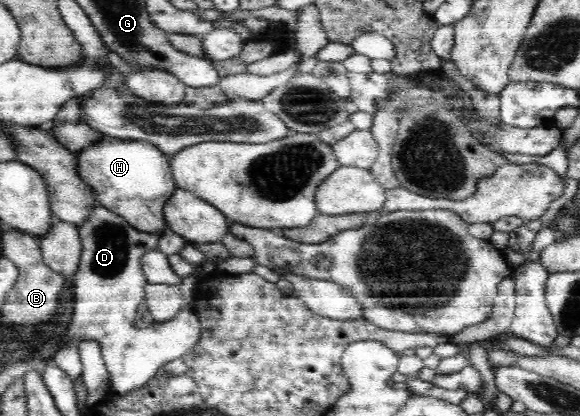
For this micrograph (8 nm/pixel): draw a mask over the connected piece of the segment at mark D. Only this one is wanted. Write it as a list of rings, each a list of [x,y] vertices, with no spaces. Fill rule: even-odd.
[[[98,205],[94,214],[78,228],[83,246],[79,268],[74,273],[74,312],[62,336],[61,348],[71,340],[96,340],[110,374],[110,388],[128,393],[143,386],[168,361],[193,352],[200,339],[200,322],[194,309],[185,308],[172,319],[153,322],[149,328],[135,327],[135,312],[145,300],[147,280],[142,270],[143,254],[157,250],[161,236],[136,230],[121,216]],[[151,332],[151,336],[143,336]]]

